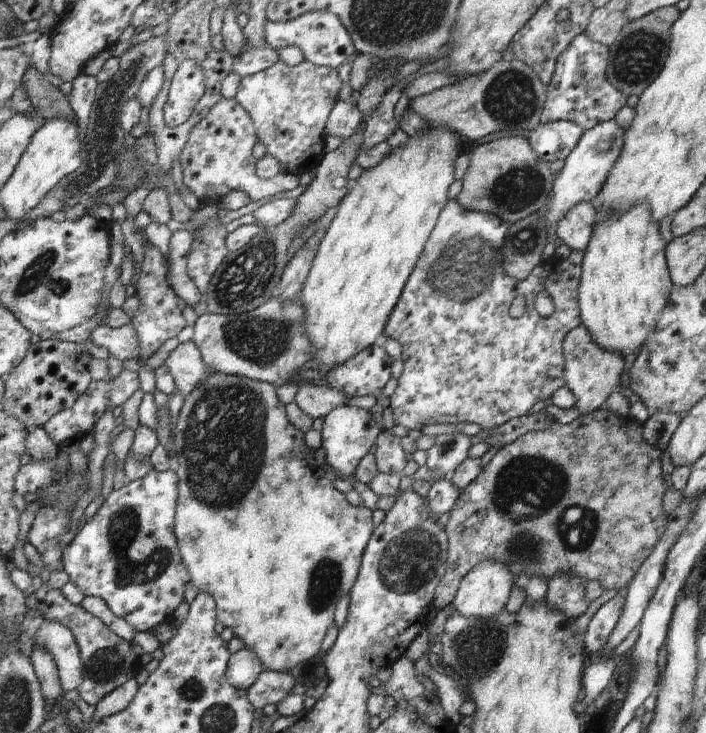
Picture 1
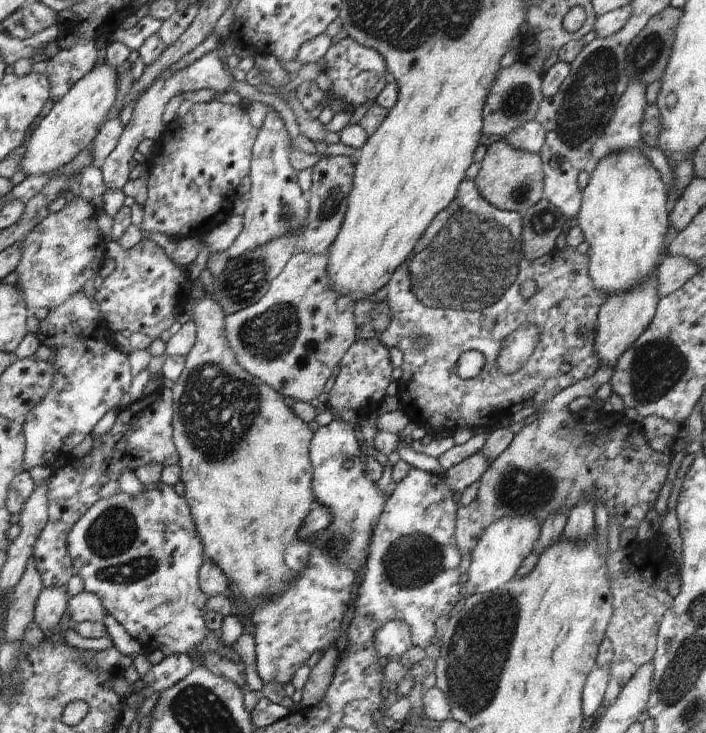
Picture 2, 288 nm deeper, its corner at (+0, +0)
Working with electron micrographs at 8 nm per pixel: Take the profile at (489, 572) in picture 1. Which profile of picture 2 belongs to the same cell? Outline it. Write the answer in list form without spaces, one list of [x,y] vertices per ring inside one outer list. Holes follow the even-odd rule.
[[[505,516],[489,524],[471,552],[471,564],[469,564],[467,582],[465,582],[465,588],[467,588],[465,596],[495,592],[511,578],[515,578],[517,568],[533,552],[539,536],[541,536],[541,522],[535,520],[533,516],[517,516],[517,518]]]

